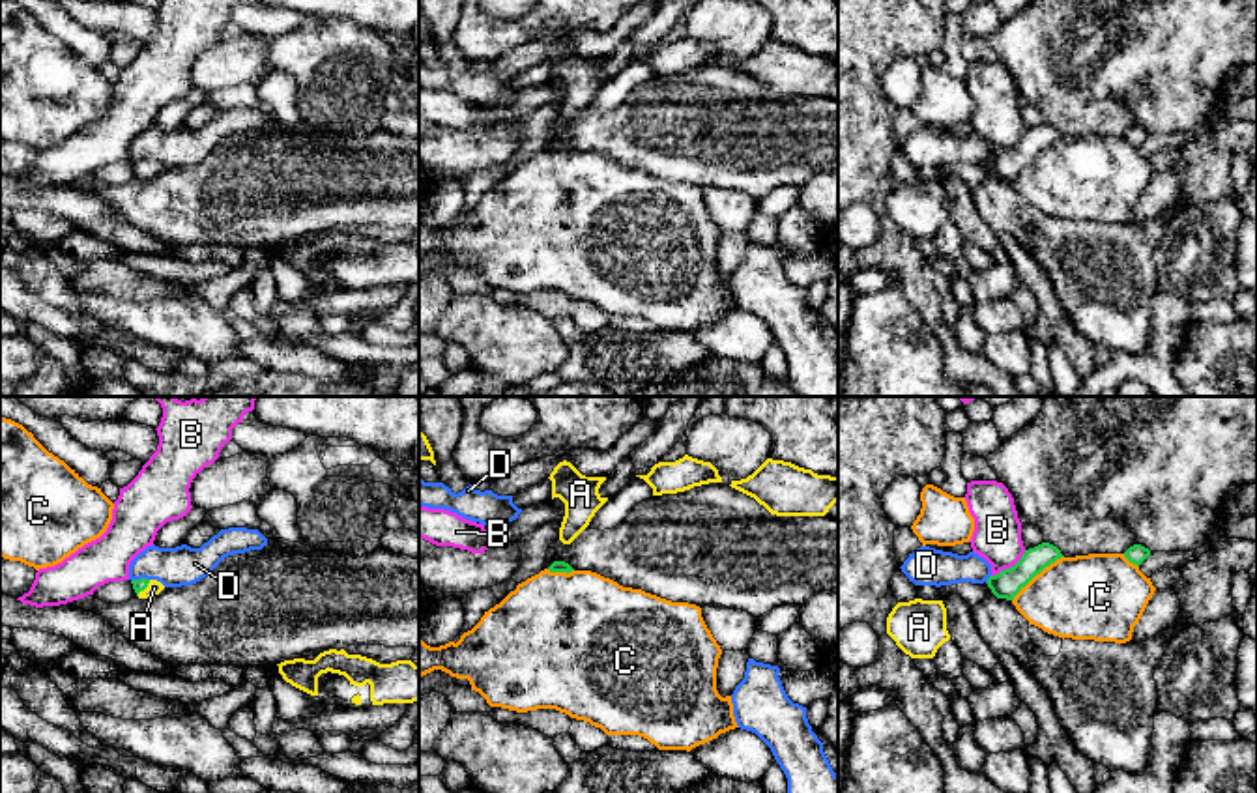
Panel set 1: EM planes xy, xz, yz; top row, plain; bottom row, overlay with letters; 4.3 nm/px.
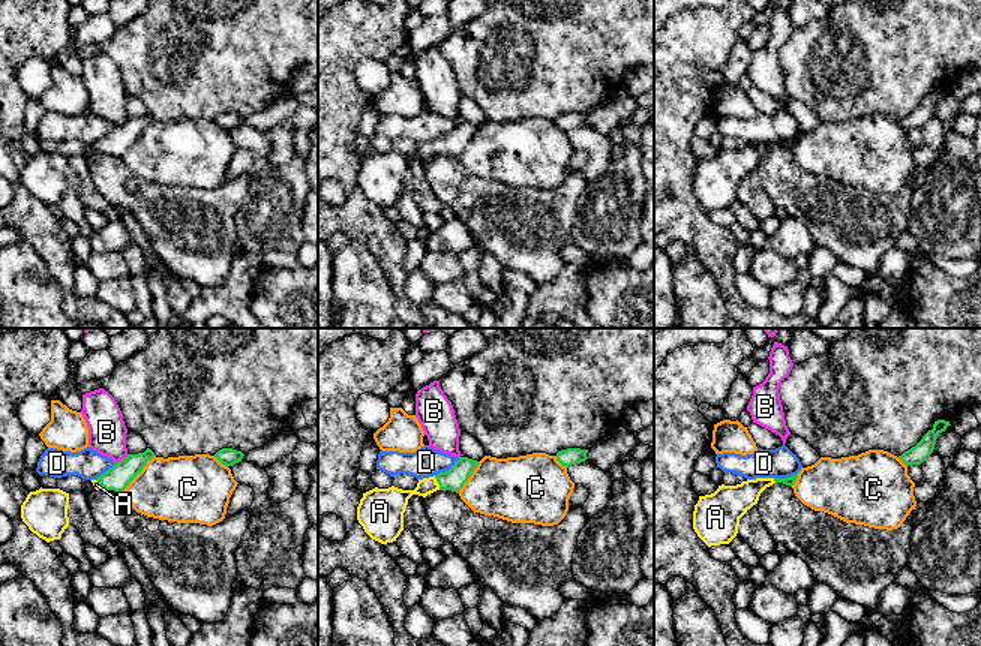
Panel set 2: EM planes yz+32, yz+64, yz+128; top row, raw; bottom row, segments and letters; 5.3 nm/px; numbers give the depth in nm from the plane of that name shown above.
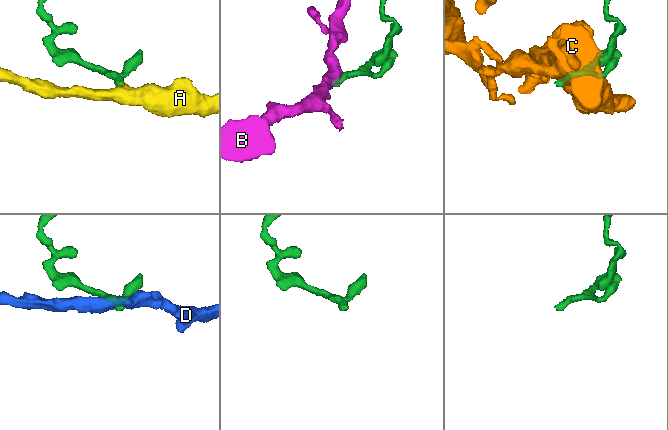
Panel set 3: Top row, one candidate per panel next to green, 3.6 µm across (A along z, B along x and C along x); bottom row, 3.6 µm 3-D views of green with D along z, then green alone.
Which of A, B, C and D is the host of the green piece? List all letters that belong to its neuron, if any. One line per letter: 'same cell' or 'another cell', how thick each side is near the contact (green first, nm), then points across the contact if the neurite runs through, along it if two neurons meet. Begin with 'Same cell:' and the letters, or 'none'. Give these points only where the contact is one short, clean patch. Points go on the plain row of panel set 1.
Same cell: A
A: same cell | 50/70 nm | across xy (141, 165), (144, 169), (154, 169)
B: another cell | 120/200 nm | along yz (1025, 131), (1012, 146), (992, 158)
C: another cell | 120/360 nm
D: another cell | 120/160 nm | along yz (990, 156), (986, 163)

